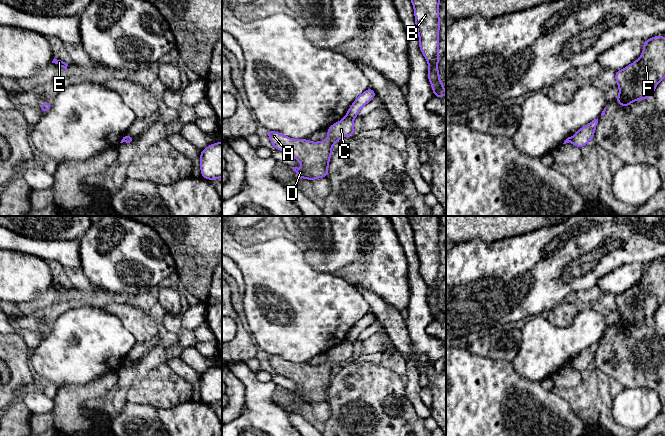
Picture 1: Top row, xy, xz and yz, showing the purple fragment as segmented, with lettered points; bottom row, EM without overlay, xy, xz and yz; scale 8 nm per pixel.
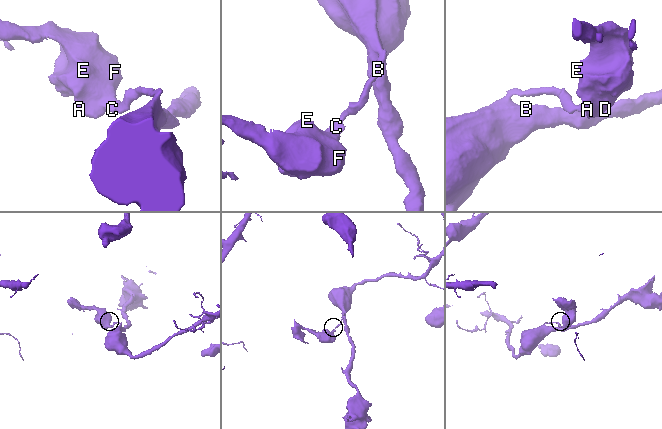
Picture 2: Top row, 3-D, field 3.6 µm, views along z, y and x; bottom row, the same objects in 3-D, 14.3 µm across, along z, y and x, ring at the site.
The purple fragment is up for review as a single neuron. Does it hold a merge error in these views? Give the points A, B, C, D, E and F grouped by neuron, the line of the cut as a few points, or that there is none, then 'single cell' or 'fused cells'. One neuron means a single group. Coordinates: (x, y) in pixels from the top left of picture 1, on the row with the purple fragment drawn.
A C D E F / B | xz (346, 115), (352, 119) | fused cells

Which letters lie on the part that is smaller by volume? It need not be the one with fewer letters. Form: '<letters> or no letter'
A, C, D, E, F

